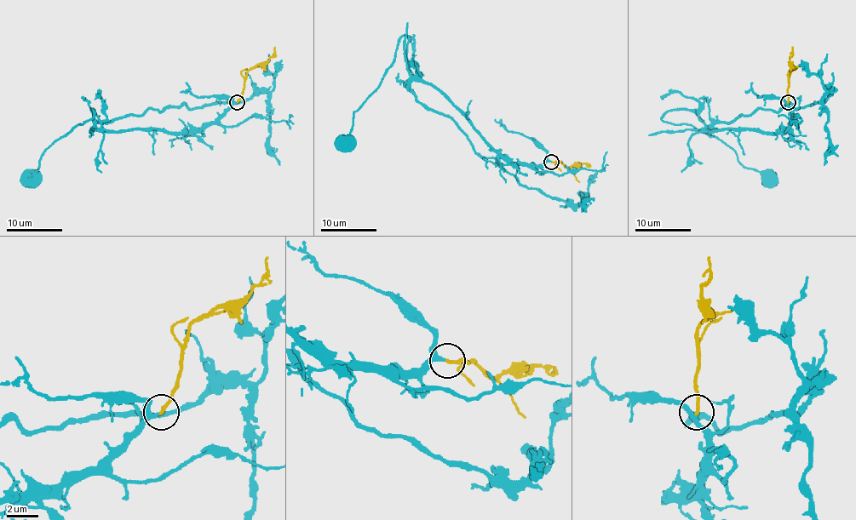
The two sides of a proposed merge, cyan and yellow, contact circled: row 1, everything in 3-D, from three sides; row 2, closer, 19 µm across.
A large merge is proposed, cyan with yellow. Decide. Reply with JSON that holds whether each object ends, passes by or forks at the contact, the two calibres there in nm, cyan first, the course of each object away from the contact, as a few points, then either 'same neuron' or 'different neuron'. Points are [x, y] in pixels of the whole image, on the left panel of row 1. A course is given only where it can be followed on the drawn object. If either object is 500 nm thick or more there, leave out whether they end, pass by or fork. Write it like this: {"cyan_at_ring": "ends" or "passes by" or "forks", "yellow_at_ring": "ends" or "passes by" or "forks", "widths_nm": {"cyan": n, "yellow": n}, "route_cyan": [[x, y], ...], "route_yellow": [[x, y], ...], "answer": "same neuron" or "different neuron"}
{"cyan_at_ring": "passes by", "yellow_at_ring": "ends", "widths_nm": {"cyan": 240, "yellow": 220}, "route_cyan": [[236, 102], [214, 122], [180, 133], [95, 126], [148, 109], [234, 104], [264, 93], [269, 152], [279, 164]], "route_yellow": [[238, 102], [243, 91], [246, 73], [253, 67], [264, 65], [272, 56], [275, 47]], "answer": "same neuron"}

